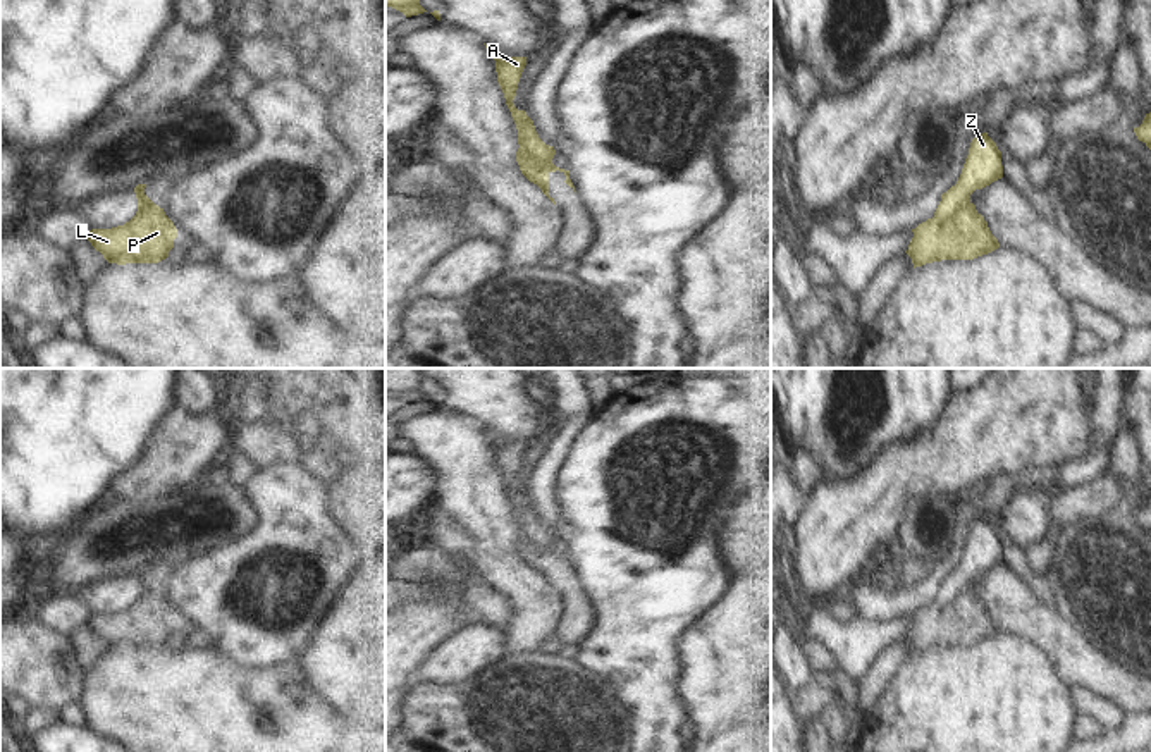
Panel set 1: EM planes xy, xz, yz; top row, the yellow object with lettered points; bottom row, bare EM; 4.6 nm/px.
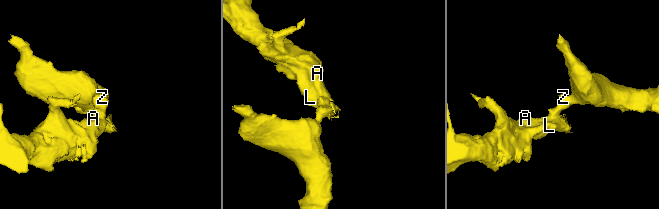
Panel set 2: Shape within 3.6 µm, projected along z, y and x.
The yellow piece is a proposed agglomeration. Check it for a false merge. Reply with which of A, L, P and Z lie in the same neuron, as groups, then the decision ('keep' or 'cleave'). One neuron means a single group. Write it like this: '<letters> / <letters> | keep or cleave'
A L P / Z | cleave

